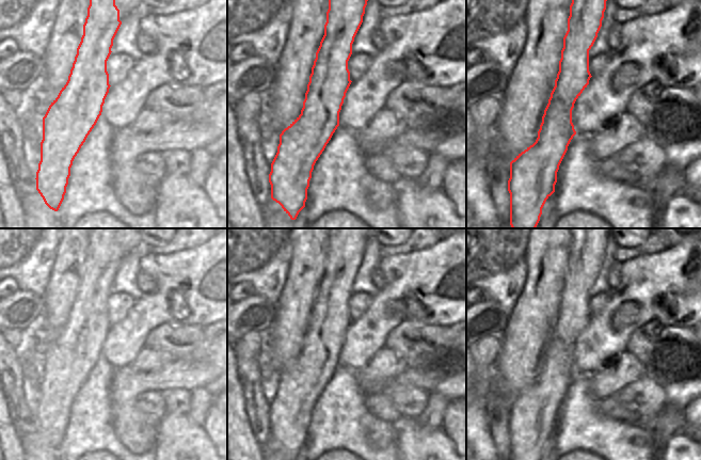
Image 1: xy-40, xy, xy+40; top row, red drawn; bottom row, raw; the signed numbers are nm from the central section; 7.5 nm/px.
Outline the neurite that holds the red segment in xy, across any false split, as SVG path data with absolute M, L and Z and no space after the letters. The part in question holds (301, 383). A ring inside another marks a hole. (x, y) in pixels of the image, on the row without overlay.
M330 228L324 274L316 291L301 353L280 374L277 392L271 402L271 438L296 459L305 446L314 405L339 365L339 351L351 323L348 300L354 276L363 261L370 228Z

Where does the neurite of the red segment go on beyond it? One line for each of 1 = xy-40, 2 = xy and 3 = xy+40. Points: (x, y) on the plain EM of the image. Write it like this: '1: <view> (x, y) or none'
1: none
2: none
3: none

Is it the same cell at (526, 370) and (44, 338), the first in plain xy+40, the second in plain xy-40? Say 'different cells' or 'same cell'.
same cell

